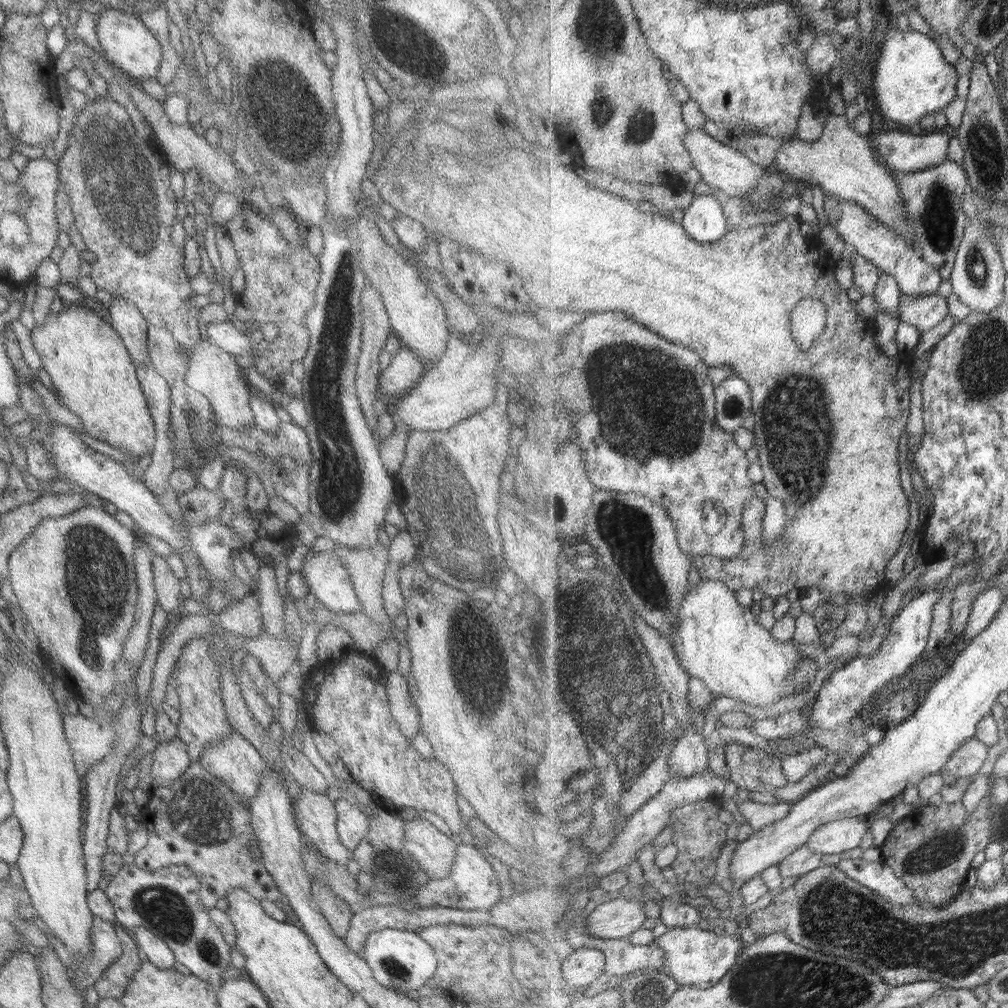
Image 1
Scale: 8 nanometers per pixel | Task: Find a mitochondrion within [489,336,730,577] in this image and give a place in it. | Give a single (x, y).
(626, 403)

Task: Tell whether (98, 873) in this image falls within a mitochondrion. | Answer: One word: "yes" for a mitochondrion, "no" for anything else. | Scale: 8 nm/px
no

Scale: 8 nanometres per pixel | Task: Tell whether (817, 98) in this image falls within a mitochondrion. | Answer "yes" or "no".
no

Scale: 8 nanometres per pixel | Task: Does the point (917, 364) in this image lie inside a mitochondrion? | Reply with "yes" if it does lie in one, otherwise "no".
no

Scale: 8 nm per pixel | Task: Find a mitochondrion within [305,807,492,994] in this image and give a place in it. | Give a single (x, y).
(396, 969)

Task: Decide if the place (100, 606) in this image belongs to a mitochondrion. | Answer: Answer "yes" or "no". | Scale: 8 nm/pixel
yes

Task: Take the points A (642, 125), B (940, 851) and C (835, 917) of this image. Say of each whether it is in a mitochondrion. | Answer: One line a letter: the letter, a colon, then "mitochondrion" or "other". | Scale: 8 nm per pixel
A: mitochondrion
B: mitochondrion
C: mitochondrion

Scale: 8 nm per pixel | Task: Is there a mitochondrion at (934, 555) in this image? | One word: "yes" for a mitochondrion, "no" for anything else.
no

